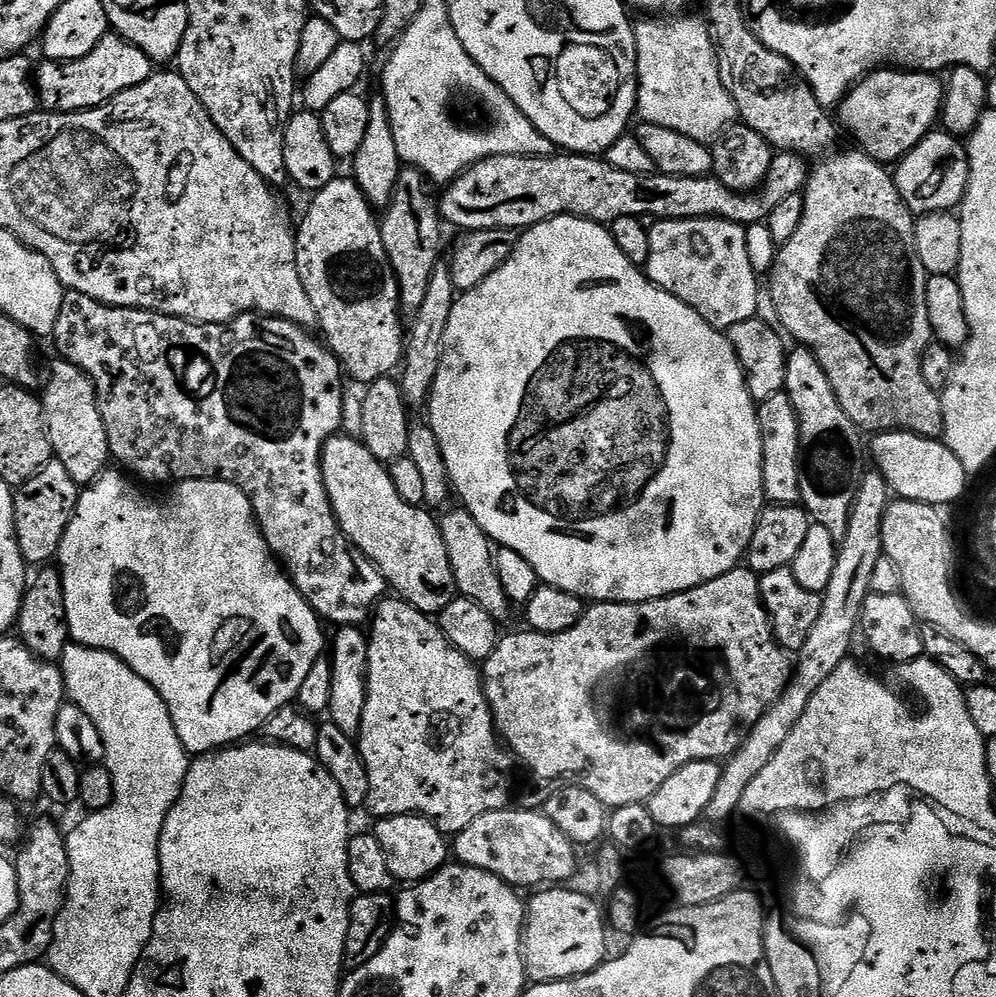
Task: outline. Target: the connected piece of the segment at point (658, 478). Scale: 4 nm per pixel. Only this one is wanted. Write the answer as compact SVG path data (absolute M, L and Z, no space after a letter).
M555 216L555 217L554 217L554 218L550 218L550 219L549 219L549 220L547 220L547 221L546 221L546 222L542 222L542 223L541 223L541 224L535 224L535 226L533 226L533 228L526 228L526 229L523 229L523 231L521 231L521 232L520 232L520 233L519 233L519 236L518 236L518 239L517 239L517 242L516 242L516 245L515 245L515 246L514 246L514 250L513 250L513 251L512 251L512 253L511 253L511 254L510 254L510 258L506 258L506 262L505 262L505 263L504 263L504 265L502 265L502 267L500 267L500 268L499 268L499 269L498 269L498 270L494 270L494 274L490 274L490 278L486 278L486 282L482 282L482 283L481 283L481 284L479 284L479 285L478 285L478 286L474 286L474 290L470 290L470 291L469 291L469 292L461 292L461 293L459 293L459 295L457 295L457 297L456 297L456 304L455 304L455 306L453 306L453 307L452 307L452 309L451 309L451 310L450 310L450 322L446 322L446 334L445 334L445 335L444 335L444 349L443 349L443 350L442 350L442 358L441 358L441 359L440 359L440 365L439 365L439 366L438 366L438 374L437 374L437 375L436 375L436 377L435 377L435 378L434 378L434 386L433 386L433 387L432 387L432 394L431 394L431 396L429 396L429 398L428 398L428 403L427 403L427 405L426 405L426 413L427 413L427 412L428 412L428 416L426 416L426 420L427 420L427 423L429 423L429 424L431 424L431 426L432 426L432 429L433 429L433 430L434 430L434 434L435 434L435 435L436 435L436 437L437 437L437 438L438 438L438 446L442 446L442 458L443 458L443 459L444 459L444 461L445 461L445 462L446 462L446 466L447 466L447 467L448 467L448 479L449 479L449 481L450 481L450 484L451 484L451 487L452 487L452 488L453 488L453 489L454 489L454 492L455 492L455 495L456 495L456 492L457 492L457 494L458 494L458 495L460 495L460 500L459 500L459 503L460 503L460 504L461 504L461 505L463 505L463 507L465 507L465 508L467 508L467 510L468 510L468 513L469 513L469 514L470 514L470 515L471 515L471 516L473 516L473 518L475 518L475 520L476 520L476 521L477 521L477 522L478 522L478 526L482 526L482 530L483 530L483 531L484 531L484 533L485 533L485 534L487 534L487 536L488 536L488 539L489 539L489 540L491 540L491 541L493 541L493 542L495 542L495 543L496 543L496 544L497 544L497 545L499 545L499 547L500 547L500 548L509 548L509 549L510 549L510 550L514 550L514 551L515 551L515 552L517 552L517 553L518 553L518 554L522 554L522 558L526 558L526 562L530 562L530 566L534 566L534 570L535 570L535 571L536 571L536 578L537 578L537 581L540 581L540 582L543 582L543 583L544 583L544 584L545 584L545 585L547 585L547 587L549 587L549 588L557 588L557 589L558 589L558 590L562 590L562 591L563 591L563 592L569 592L569 593L570 593L570 594L574 594L574 595L575 595L575 596L578 596L578 597L581 597L581 598L583 598L583 599L584 599L584 600L585 600L585 601L588 601L588 602L615 602L615 603L618 603L618 604L637 604L637 603L638 603L638 602L646 602L646 601L647 601L647 600L657 600L657 599L658 599L658 598L662 598L662 597L663 597L663 596L673 596L673 595L674 595L674 594L678 594L678 593L679 593L679 592L685 592L685 591L686 591L686 590L690 590L690 589L691 589L691 588L693 588L693 587L694 587L694 586L702 586L702 585L703 585L703 584L705 584L705 583L706 583L706 582L710 582L710 581L711 581L711 580L713 580L713 579L714 579L714 578L718 578L718 577L719 577L719 576L721 576L721 575L722 575L722 574L726 574L726 573L727 573L727 572L729 572L729 570L731 570L731 568L734 568L734 567L737 567L737 565L739 565L739 564L740 564L740 563L741 563L741 561L743 561L743 560L744 560L744 559L745 559L745 556L746 556L746 553L747 553L747 550L748 550L748 547L749 547L749 546L750 546L750 538L751 538L751 537L752 537L752 535L753 535L753 534L754 534L754 526L755 526L755 525L756 525L756 523L757 523L757 522L758 522L758 518L759 518L759 517L760 517L760 514L761 514L761 512L763 512L763 511L764 511L764 509L765 509L765 507L766 507L766 501L765 501L765 498L764 498L764 483L763 483L763 482L762 482L762 470L763 470L763 469L764 469L764 467L763 467L763 466L762 466L762 438L761 438L761 437L760 437L760 423L759 423L759 422L758 422L758 418L757 418L757 417L756 417L756 414L757 414L757 411L758 411L758 404L757 404L757 401L755 401L755 400L753 400L753 399L752 399L752 395L750 395L750 393L748 393L748 387L747 387L747 386L746 386L746 382L745 382L745 381L744 381L744 371L743 371L743 370L742 370L742 366L741 366L741 365L740 365L740 363L739 363L739 362L738 362L738 358L737 358L737 357L736 357L736 351L734 351L734 349L732 349L732 344L731 344L731 342L730 342L730 341L729 341L729 340L728 340L728 337L727 337L727 335L725 335L725 333L724 333L724 332L723 332L723 331L721 331L721 329L719 329L719 328L711 328L711 327L710 327L710 325L709 325L709 324L708 324L708 323L707 323L707 322L706 322L706 321L704 321L704 320L703 320L703 319L702 319L702 317L700 317L700 316L699 316L699 315L698 315L698 313L696 313L696 312L695 312L695 311L694 311L694 310L690 310L690 306L686 306L686 302L682 302L682 301L681 301L681 300L679 300L679 299L678 299L678 298L674 298L674 297L673 297L673 296L672 296L672 295L670 295L670 294L669 294L669 293L668 293L668 292L667 292L667 291L666 291L666 290L662 290L662 289L661 289L661 288L659 288L659 286L657 286L657 285L656 285L656 284L654 284L654 283L652 283L652 281L651 281L651 280L649 280L649 279L648 279L648 277L647 277L647 275L645 275L645 273L644 273L644 272L643 272L643 271L641 271L641 269L640 269L640 268L639 268L639 267L637 267L637 265L634 265L634 264L632 264L632 263L631 263L631 262L630 262L630 258L626 258L626 254L622 254L622 250L618 250L618 245L616 245L616 244L615 244L615 242L614 242L614 238L613 238L613 237L612 237L612 233L611 233L611 231L609 231L609 229L608 229L608 228L607 228L607 227L605 227L605 225L602 225L602 224L596 224L596 223L594 223L594 222L593 222L593 221L592 221L592 220L583 220L583 219L582 219L582 218L578 218L578 217L577 217L577 216Z

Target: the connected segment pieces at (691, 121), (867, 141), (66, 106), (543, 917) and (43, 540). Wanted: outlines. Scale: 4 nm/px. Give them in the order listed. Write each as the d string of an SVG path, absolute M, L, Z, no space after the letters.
M644 18L641 24L639 21L635 25L636 112L643 123L666 126L666 130L678 130L678 134L686 134L686 138L711 142L727 124L737 119L736 107L722 75L722 64L709 25L703 19L680 19L684 18Z
M881 66L852 85L838 105L838 120L843 131L845 128L860 143L857 145L866 155L879 164L892 166L910 150L914 150L914 146L918 146L918 142L922 142L922 138L926 138L937 127L944 107L945 87L945 81L930 72L909 72L895 66Z
M109 34L86 54L77 60L45 59L44 65L34 72L34 91L43 111L53 114L75 114L88 108L101 108L118 94L137 88L146 82L154 71L154 62L138 46L134 46L125 36Z
M552 886L533 896L536 897L526 904L524 925L524 966L529 981L572 980L600 967L608 948L608 936L604 933L606 916L601 905L599 908L580 892L571 892L568 886Z
M55 458L39 474L30 478L30 482L15 489L16 541L22 550L25 564L44 566L57 559L62 538L70 522L76 517L81 491L81 485L76 484L74 478L70 478L66 466L62 466L62 462Z

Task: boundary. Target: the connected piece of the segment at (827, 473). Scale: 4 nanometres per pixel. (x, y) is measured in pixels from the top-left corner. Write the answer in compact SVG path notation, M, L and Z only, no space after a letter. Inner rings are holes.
M796 346L789 351L784 391L800 423L800 504L815 523L826 526L839 542L846 534L854 498L866 471L866 448L860 445L861 429L856 427L846 410L838 406L826 370L818 366L818 358L814 358L806 347Z

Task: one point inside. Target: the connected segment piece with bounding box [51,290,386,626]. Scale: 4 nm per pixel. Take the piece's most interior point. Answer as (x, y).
(252, 402)

